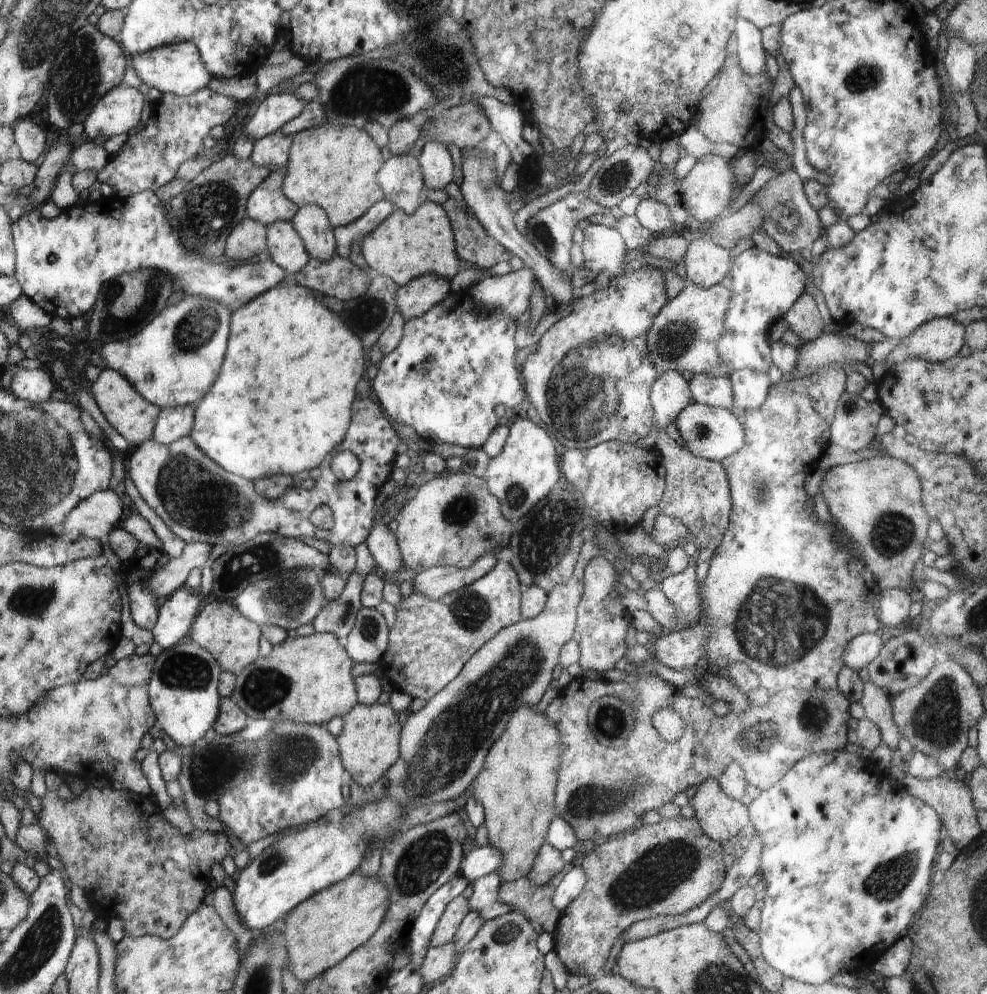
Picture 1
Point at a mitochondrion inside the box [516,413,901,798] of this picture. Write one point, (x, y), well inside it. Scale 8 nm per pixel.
(780, 622)

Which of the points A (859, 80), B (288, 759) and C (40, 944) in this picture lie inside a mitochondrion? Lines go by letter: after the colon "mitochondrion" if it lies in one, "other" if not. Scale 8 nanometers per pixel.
A: mitochondrion
B: mitochondrion
C: mitochondrion

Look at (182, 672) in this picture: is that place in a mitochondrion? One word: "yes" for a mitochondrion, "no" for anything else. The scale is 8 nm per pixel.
yes

